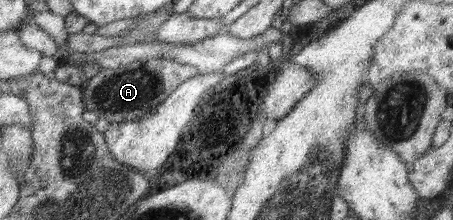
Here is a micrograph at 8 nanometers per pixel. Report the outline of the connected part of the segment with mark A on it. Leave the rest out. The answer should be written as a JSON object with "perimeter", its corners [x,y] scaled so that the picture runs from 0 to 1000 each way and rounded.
{"perimeter":[[[331,264],[267,309],[223,309],[221,327],[183,391],[188,500],[201,500],[219,536],[232,536],[247,559],[280,545],[305,555],[331,505],[340,505],[393,391],[433,336],[435,314],[426,300],[377,264]]]}

